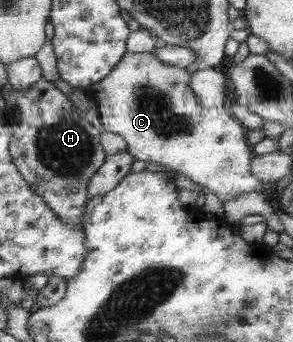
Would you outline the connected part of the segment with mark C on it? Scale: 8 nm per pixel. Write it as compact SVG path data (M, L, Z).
M127 51L111 74L90 88L94 90L104 130L123 136L127 140L128 152L136 160L161 163L168 171L181 172L192 182L209 188L223 202L263 190L264 182L251 170L254 151L253 145L247 142L247 128L227 104L223 108L203 106L192 84L192 74L187 72L187 68L163 64L159 58L155 58L153 52Z

